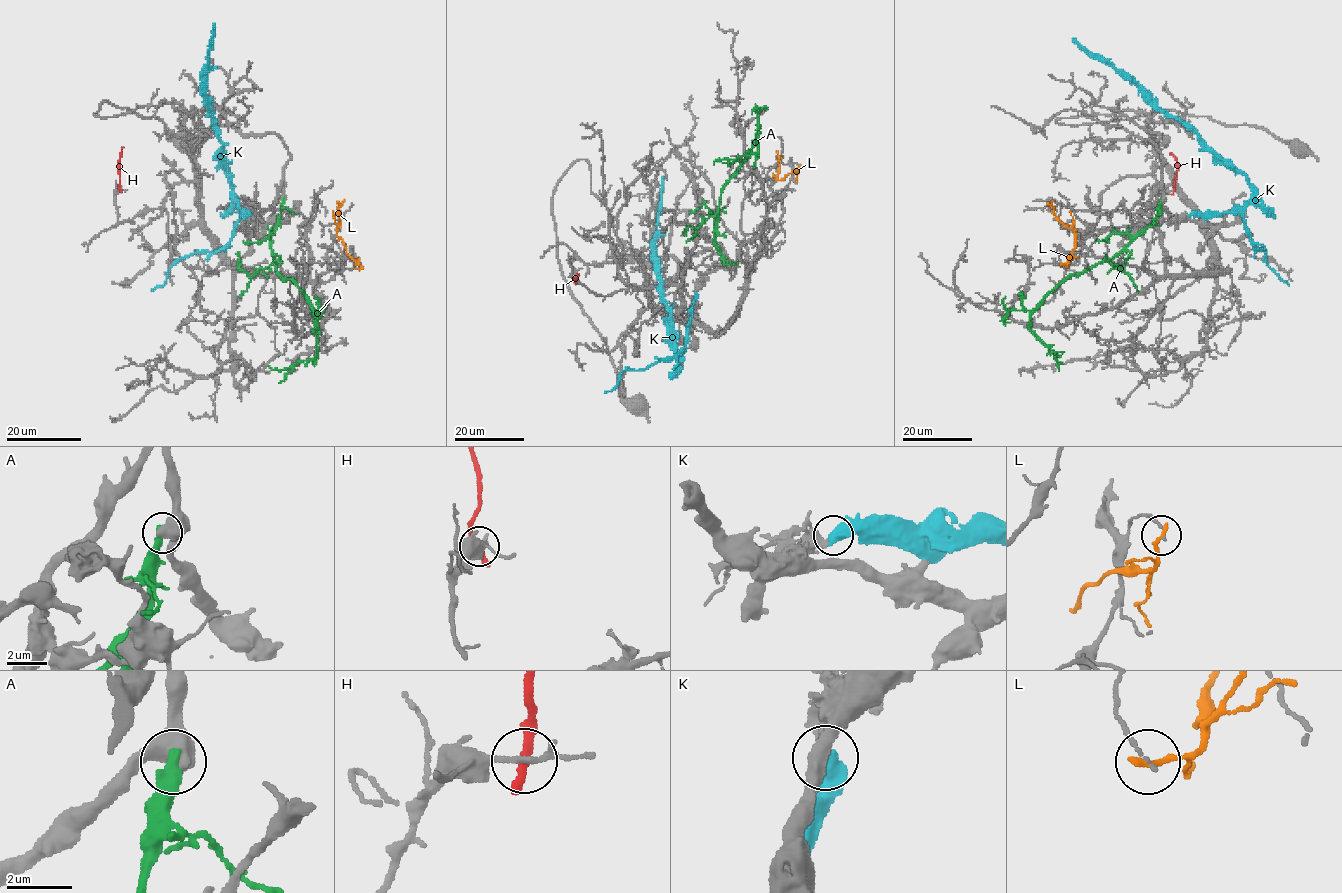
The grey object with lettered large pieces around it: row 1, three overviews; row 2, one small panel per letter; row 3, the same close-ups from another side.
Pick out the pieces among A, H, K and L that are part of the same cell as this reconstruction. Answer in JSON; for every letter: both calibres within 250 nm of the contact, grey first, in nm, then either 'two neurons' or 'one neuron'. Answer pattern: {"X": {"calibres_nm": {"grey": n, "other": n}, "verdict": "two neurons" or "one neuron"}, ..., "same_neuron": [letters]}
{"A": {"calibres_nm": {"grey": 700, "other": 440}, "verdict": "two neurons"}, "H": {"calibres_nm": {"grey": 190, "other": 360}, "verdict": "two neurons"}, "K": {"calibres_nm": {"grey": 200, "other": 600}, "verdict": "two neurons"}, "L": {"calibres_nm": {"grey": 110, "other": 220}, "verdict": "two neurons"}, "same_neuron": []}

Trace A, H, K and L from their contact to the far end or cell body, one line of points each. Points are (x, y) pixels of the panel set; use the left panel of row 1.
A: (284, 199), (270, 232), (272, 259), (278, 273), (310, 303), (317, 324), (317, 355), (280, 370), (269, 366)
H: (120, 188), (118, 172), (123, 146)
K: (250, 215), (241, 212), (234, 197), (224, 144), (203, 91), (214, 23)
L: (361, 268), (337, 235), (338, 207), (343, 200)

